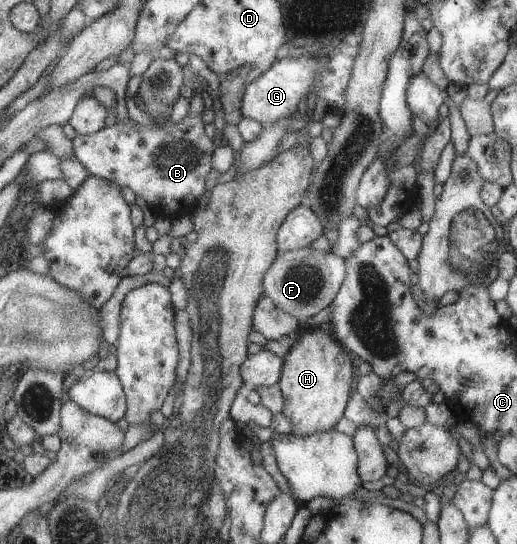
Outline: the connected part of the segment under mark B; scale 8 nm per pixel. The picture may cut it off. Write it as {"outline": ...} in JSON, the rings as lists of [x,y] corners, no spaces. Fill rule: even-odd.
{"outline":[[[186,114],[177,124],[153,121],[151,126],[141,126],[125,115],[118,117],[117,122],[109,128],[101,128],[89,135],[75,136],[71,140],[75,159],[87,169],[89,175],[117,184],[120,189],[129,188],[135,196],[145,201],[156,218],[173,222],[180,217],[191,216],[205,192],[205,180],[212,169],[210,159],[215,148],[212,140],[204,134],[201,114]]]}

